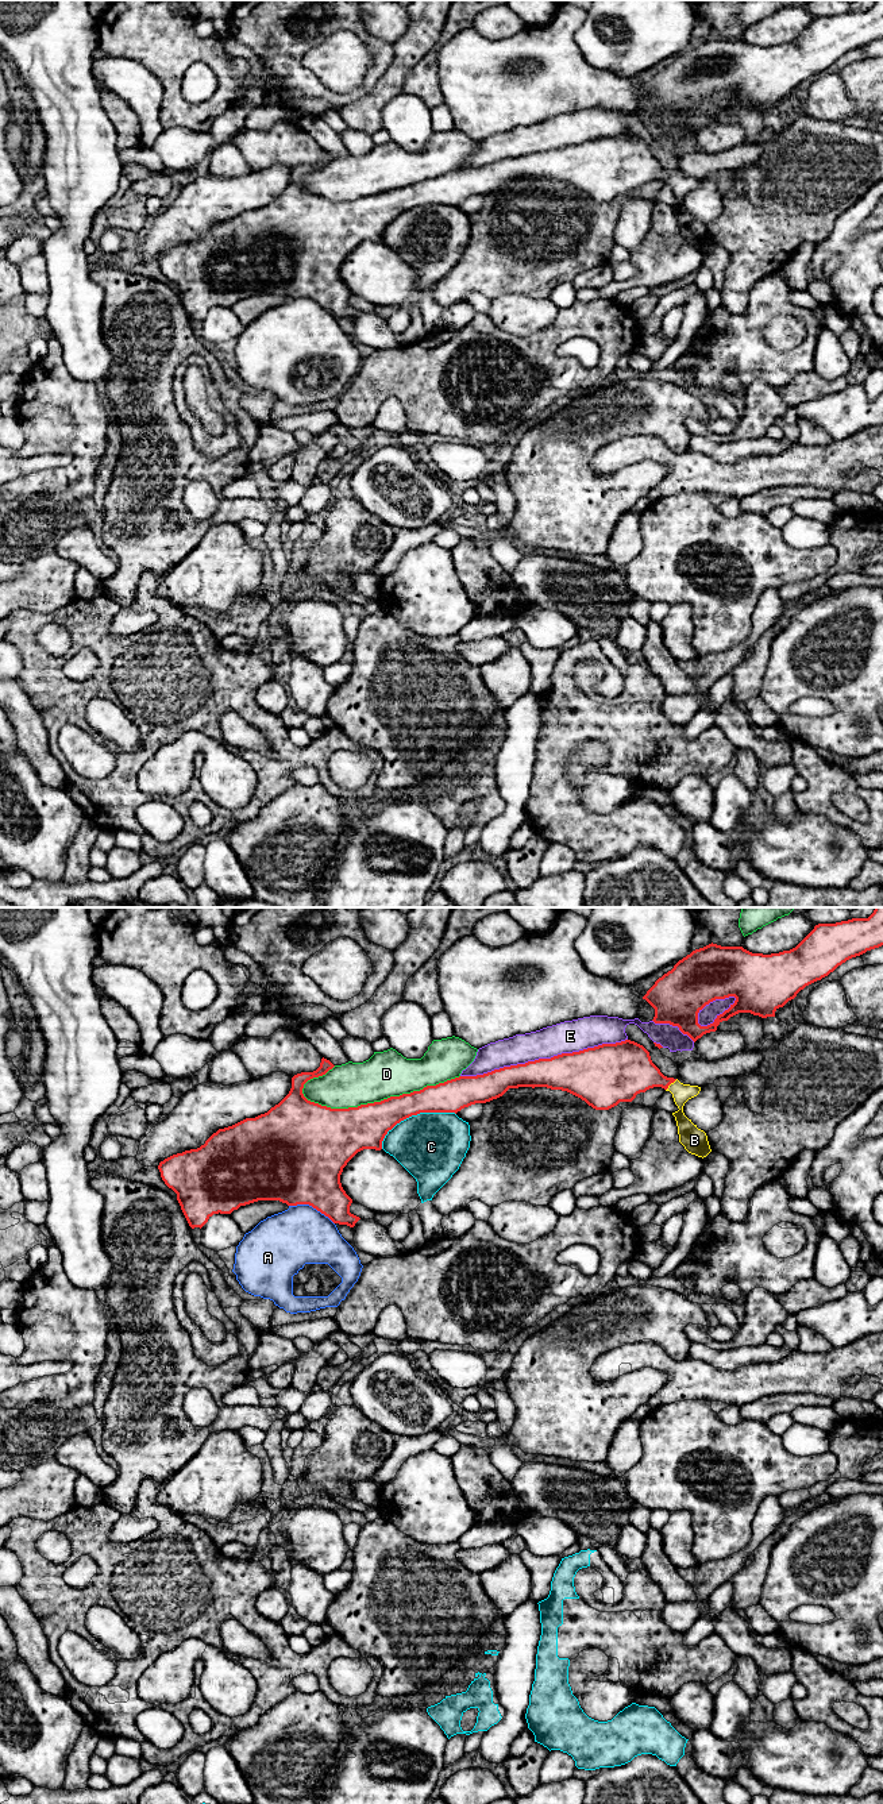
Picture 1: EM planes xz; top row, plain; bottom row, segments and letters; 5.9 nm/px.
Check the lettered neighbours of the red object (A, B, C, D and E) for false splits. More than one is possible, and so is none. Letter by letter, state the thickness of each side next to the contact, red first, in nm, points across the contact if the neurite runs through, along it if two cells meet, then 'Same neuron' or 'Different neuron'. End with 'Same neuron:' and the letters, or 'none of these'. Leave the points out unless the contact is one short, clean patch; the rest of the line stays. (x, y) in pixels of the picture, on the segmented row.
A: Thickness 460 nm (red) against 340 nm. Different neuron
B: Thickness 280 nm (red) against 110 nm. Path across: xz (631, 1071), (670, 1083), (681, 1093). Same neuron
C: Thickness 220 nm (red) against 400 nm. Different neuron
D: Thickness 260 nm (red) against 280 nm. Different neuron
E: Thickness 280 nm (red) against 190 nm. Different neuron
Same neuron: B

